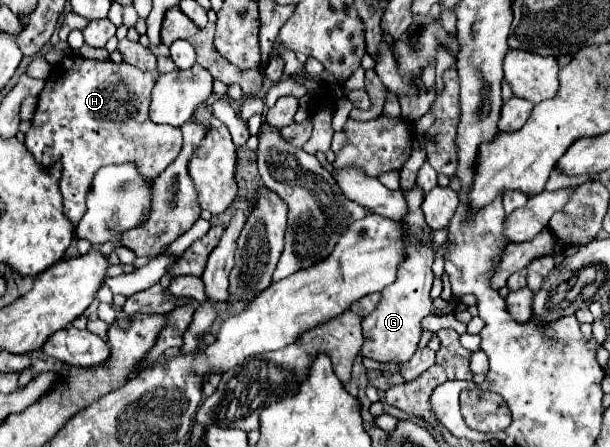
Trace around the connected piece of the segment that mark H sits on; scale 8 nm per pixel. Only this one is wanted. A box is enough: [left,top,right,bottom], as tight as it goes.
[25,55,181,227]

